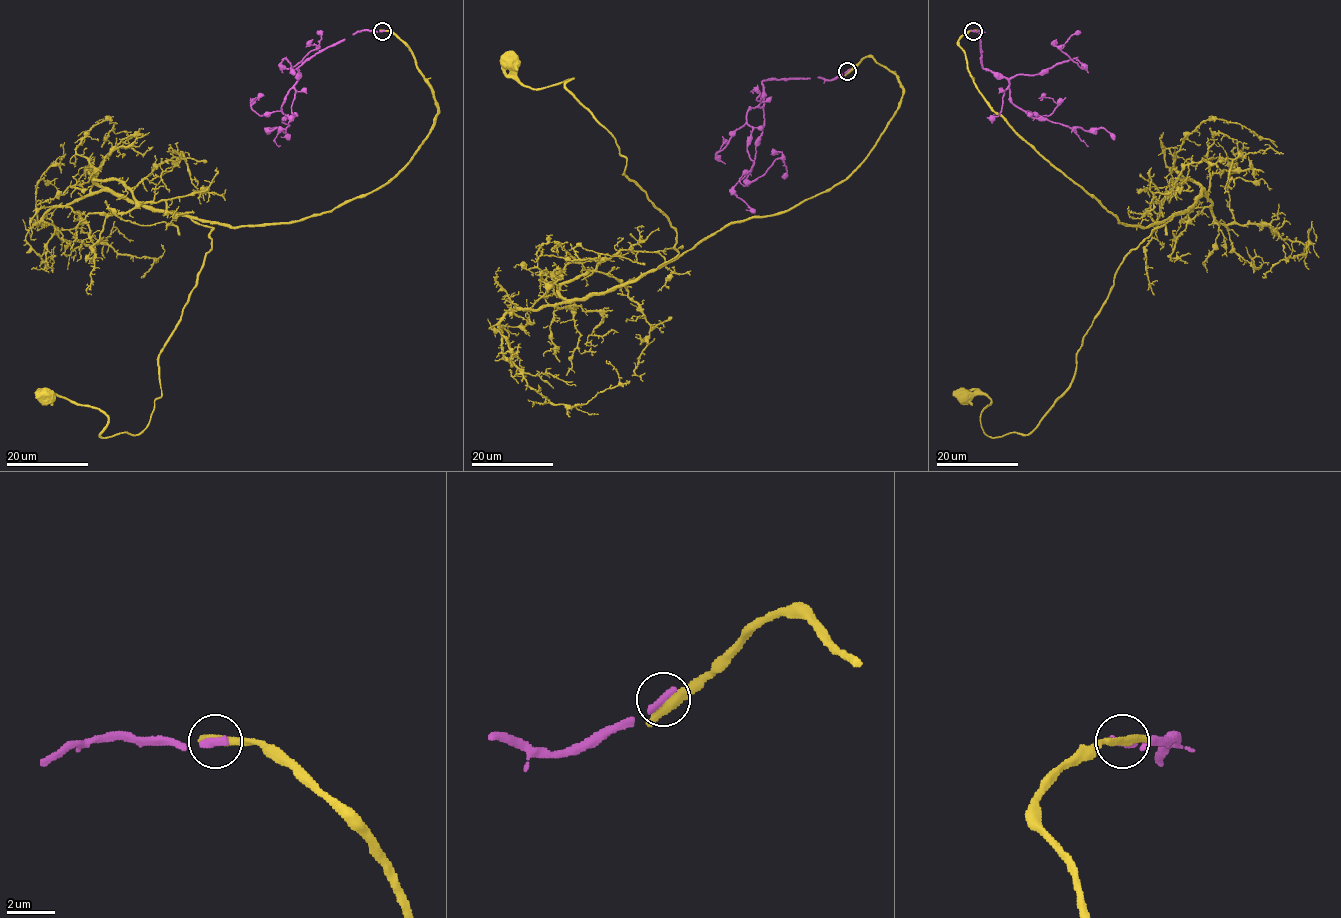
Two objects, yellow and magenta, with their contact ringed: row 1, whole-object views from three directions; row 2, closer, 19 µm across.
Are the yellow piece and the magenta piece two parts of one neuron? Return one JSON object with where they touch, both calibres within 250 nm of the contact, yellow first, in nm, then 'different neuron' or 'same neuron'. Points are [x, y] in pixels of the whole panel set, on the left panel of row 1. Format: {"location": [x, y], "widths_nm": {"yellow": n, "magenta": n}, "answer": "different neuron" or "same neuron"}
{"location": [382, 31], "widths_nm": {"yellow": 360, "magenta": 380}, "answer": "different neuron"}

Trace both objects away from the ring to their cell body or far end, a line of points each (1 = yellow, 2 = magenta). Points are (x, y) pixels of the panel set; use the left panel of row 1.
1: (383, 31), (438, 109), (414, 155), (321, 214), (193, 220), (212, 249), (137, 434), (48, 393)
2: (383, 31), (357, 31), (297, 68), (281, 111), (288, 125), (269, 130), (279, 128), (280, 136)

